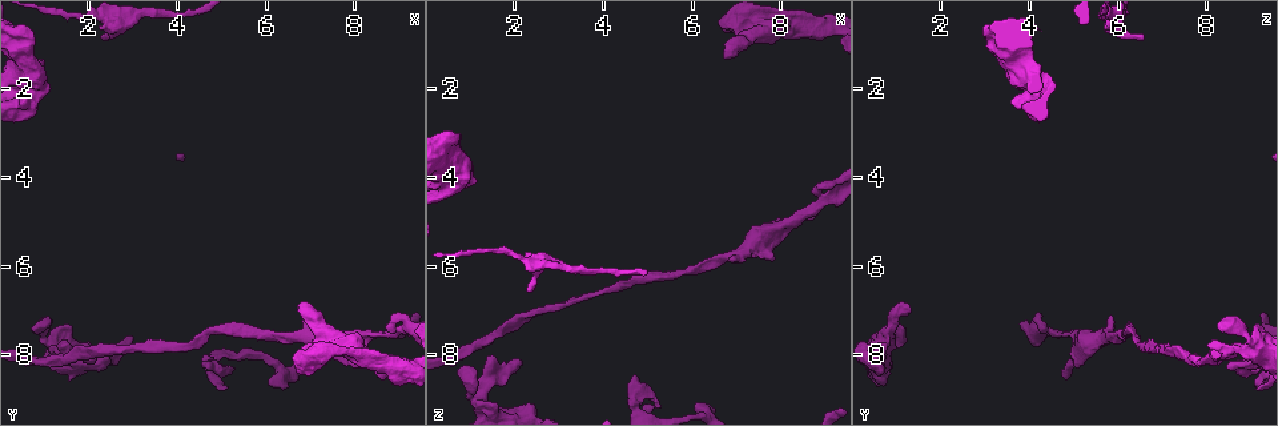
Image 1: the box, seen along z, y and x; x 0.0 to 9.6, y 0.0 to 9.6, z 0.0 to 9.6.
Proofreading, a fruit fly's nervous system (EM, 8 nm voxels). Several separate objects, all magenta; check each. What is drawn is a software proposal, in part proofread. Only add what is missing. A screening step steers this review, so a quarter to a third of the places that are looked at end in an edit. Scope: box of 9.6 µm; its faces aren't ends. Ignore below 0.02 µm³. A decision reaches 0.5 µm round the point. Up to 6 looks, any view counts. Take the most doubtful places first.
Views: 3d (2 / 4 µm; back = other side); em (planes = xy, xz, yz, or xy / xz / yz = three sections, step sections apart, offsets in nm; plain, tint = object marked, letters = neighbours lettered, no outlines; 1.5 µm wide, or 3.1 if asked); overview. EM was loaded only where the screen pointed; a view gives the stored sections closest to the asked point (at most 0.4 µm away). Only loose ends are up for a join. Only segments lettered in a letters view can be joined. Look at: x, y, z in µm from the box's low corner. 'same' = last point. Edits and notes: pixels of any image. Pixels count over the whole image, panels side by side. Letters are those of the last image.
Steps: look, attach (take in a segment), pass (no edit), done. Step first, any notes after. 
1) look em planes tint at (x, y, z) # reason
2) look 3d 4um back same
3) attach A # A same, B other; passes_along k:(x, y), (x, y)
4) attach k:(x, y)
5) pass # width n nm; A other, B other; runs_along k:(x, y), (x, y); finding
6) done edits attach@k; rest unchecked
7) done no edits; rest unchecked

look 3d 2um at (6.80, 6.90, 1.25) # branch stops here

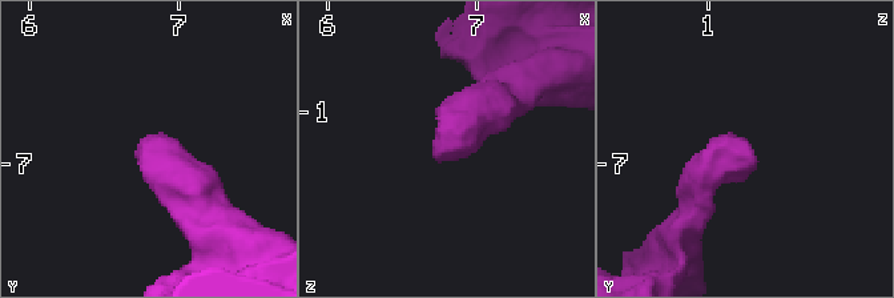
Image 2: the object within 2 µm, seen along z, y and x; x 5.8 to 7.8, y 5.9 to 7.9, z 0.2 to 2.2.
look em xy step 8 tint at (6.76, 6.88, 1.28) # shape alone is not enough

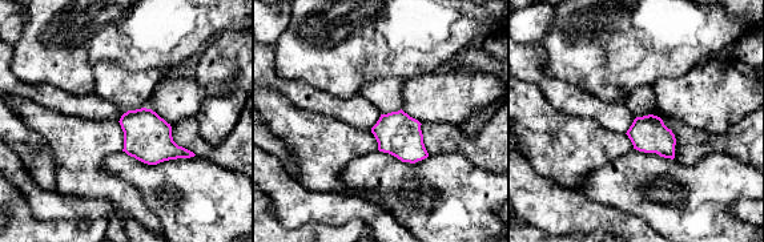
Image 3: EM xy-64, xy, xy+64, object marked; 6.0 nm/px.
look em xz step 8 letters same

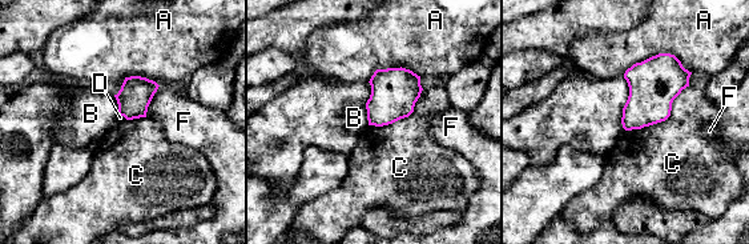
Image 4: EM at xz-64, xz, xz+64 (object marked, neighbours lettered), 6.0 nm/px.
pass # A other, B other, C other, D other, F other; border 4:(689, 86), (664, 120), (624, 130); none of them fits

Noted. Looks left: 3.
look em xz step 4 tint at (2.40, 0.85, 6.50) # thin end

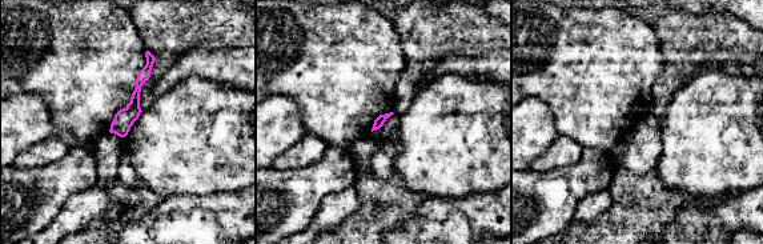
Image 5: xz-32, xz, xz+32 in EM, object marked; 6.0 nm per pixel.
look em planes letters same

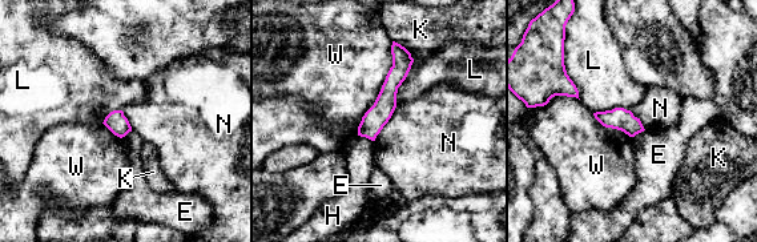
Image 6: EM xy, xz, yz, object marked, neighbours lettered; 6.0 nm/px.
pass # E other, H other, K other, L other, N other, W other; no lettered segment goes on from it

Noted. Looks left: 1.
done no edits; rest unchecked

